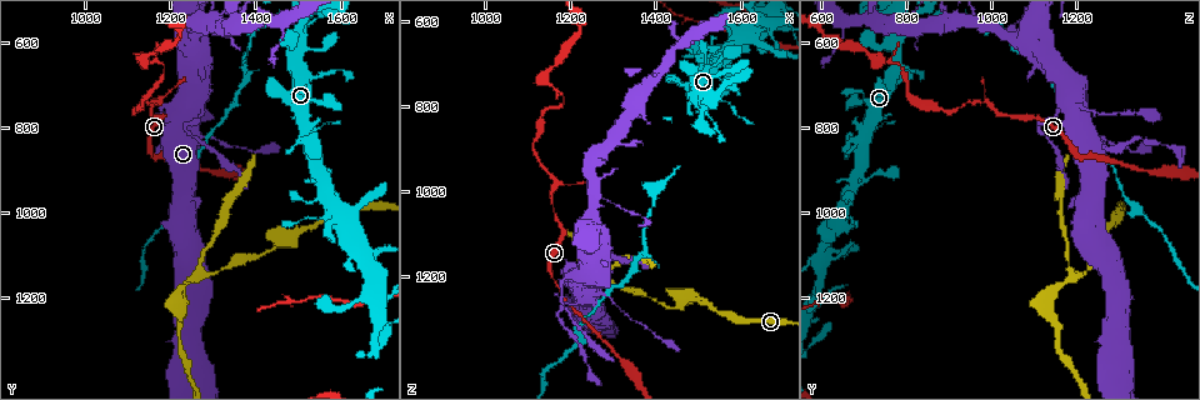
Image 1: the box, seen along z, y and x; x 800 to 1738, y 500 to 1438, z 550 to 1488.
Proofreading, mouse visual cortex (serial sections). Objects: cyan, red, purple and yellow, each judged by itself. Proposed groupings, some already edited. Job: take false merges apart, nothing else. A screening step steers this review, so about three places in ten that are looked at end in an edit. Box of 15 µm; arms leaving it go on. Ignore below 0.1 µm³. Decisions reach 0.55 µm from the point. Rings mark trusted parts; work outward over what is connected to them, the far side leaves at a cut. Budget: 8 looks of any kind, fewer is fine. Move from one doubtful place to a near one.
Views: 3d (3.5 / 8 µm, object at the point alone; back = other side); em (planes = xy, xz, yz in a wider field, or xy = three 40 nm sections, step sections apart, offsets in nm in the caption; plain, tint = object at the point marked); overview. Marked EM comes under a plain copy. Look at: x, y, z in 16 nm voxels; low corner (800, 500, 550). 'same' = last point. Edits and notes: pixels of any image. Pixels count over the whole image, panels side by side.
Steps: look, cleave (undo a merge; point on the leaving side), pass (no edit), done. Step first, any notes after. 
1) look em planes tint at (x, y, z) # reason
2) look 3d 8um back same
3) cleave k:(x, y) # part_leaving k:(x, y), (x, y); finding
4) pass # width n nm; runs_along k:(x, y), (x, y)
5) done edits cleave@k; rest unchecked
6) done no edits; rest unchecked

look 3d 3.5um at (1175, 850, 1270)

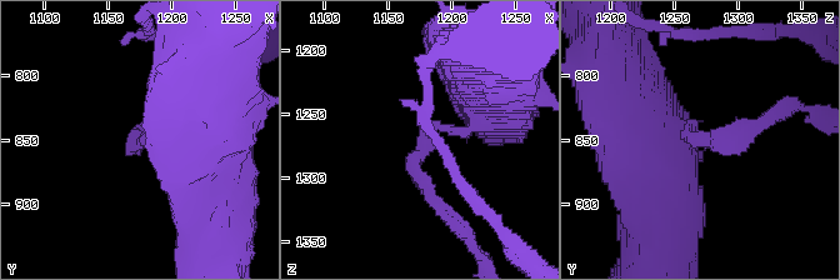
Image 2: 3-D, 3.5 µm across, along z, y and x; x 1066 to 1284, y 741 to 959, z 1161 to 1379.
look em planes tint at (1180, 850, 1274)

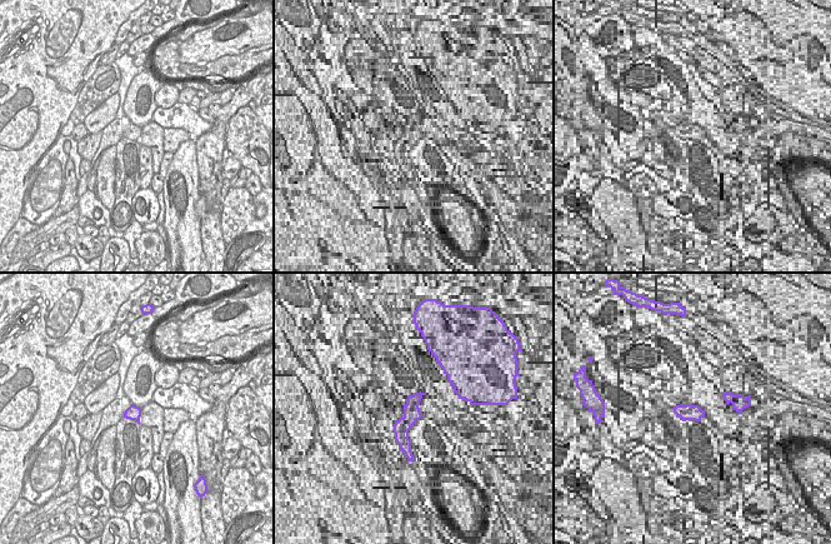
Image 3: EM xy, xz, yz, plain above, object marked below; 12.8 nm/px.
pass # arm_widths 200, 450 nm; runs_along 2:(650, 139), (769, 120); one cell here

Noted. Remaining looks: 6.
look 3d 3.5um at (1290, 1150, 1205)

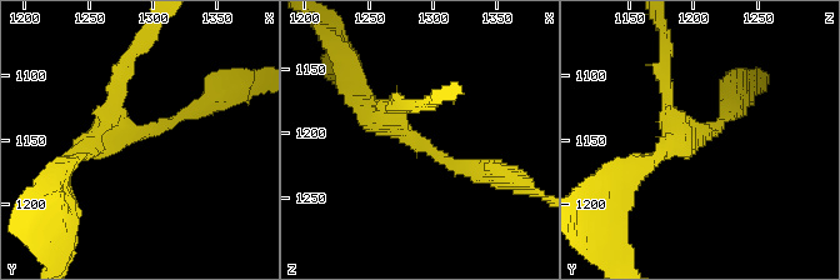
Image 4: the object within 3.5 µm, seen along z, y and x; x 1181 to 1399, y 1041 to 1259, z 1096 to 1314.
look em xy step 5 tint at (1286, 1144, 1206) # arms 3; arm_widths 200, 200, 300 nm; shape alone is not enough

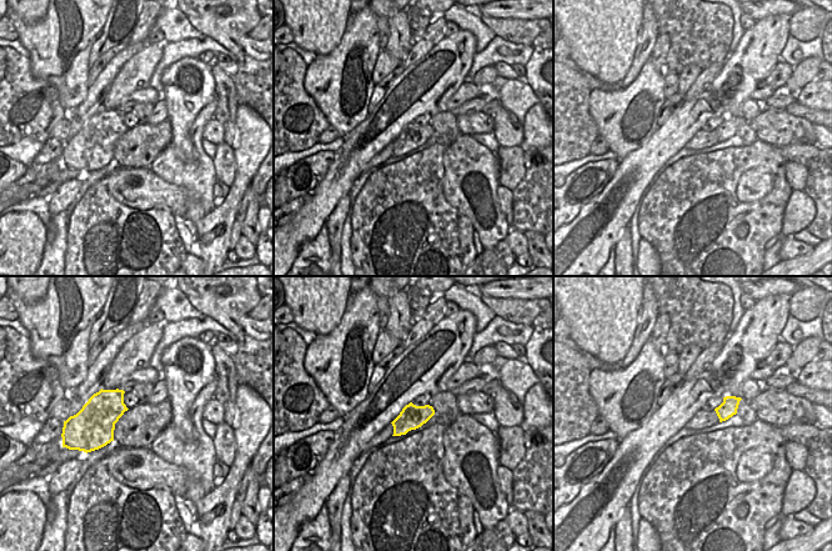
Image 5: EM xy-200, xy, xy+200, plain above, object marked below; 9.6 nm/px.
pass # runs_along 4:(481, 173), (385, 129), (351, 93); one cell here

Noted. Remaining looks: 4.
look 3d 3.5um back at (1160, 740, 990) # sharp bend

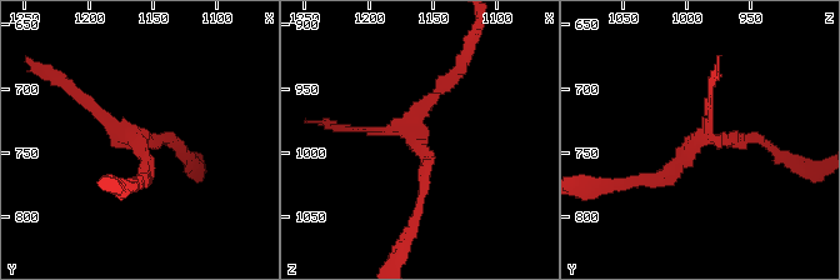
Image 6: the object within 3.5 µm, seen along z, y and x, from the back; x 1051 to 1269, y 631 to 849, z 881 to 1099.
look em xy step 5 tint at (1166, 738, 982) # now the EM

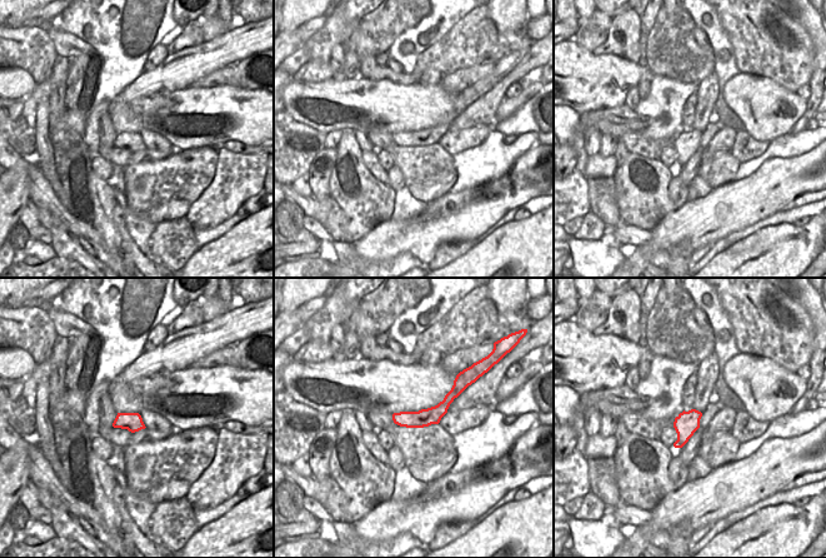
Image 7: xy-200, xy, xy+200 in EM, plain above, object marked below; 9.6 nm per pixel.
look em xy step 2 tint same # another direction

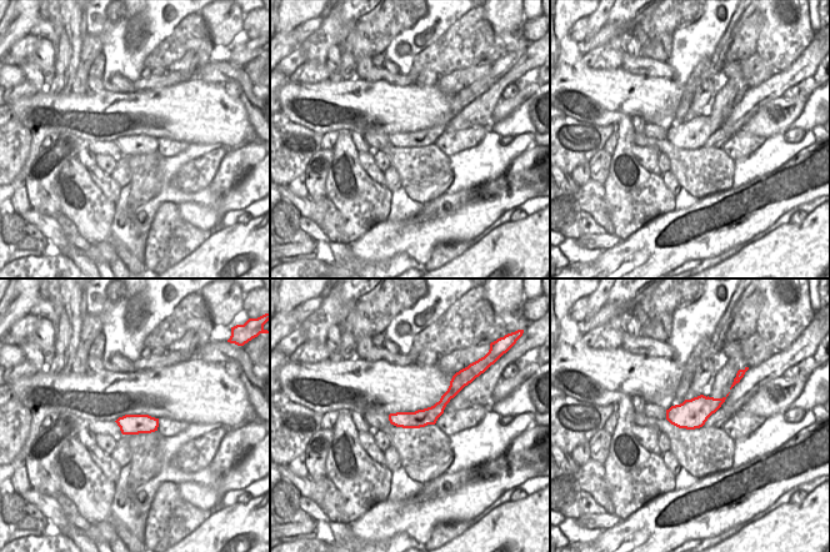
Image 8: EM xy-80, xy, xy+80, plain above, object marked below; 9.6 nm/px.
pass # runs_along 6:(421, 195), (414, 115), (456, 70); continuous, no second cell

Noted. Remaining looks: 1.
done no edits; rest unchecked

